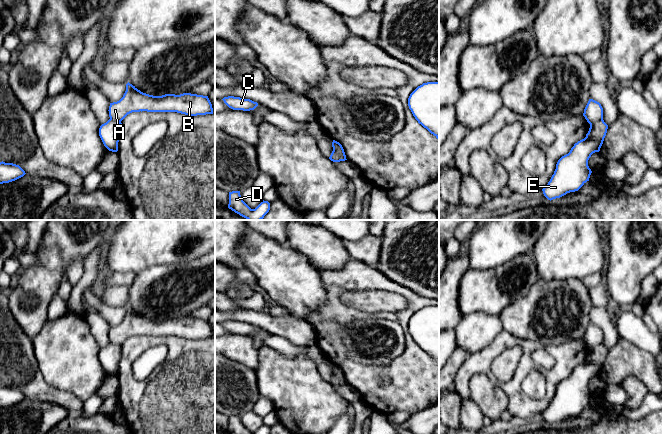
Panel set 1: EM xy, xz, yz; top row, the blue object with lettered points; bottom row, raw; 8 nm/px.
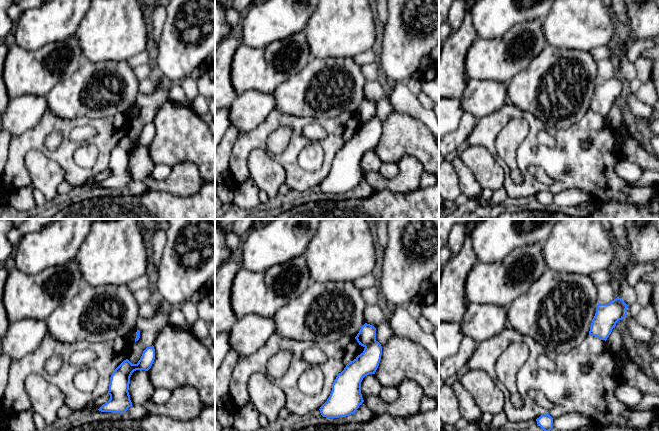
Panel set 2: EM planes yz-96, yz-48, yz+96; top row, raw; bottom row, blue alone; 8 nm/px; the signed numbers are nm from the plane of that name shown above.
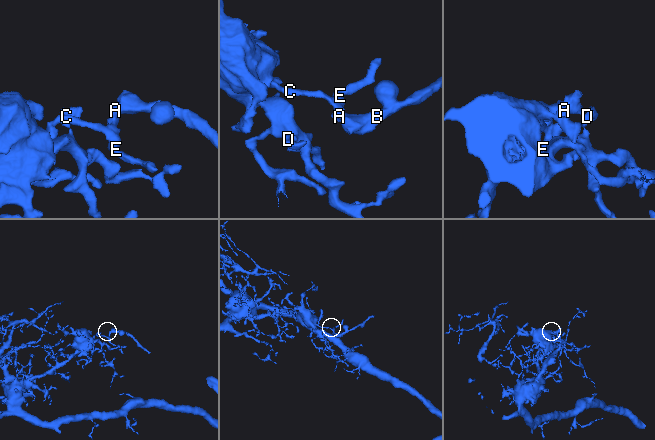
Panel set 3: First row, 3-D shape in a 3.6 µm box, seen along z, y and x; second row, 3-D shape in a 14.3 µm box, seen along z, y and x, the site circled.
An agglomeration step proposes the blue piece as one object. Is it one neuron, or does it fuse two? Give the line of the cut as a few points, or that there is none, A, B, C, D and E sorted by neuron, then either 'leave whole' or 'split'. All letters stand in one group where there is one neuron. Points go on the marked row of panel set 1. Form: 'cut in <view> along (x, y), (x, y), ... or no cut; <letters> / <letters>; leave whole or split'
cut in yz along (602, 118), (590, 124); A B / C D E; split

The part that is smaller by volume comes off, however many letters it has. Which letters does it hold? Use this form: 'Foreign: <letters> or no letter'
Foreign: A, B

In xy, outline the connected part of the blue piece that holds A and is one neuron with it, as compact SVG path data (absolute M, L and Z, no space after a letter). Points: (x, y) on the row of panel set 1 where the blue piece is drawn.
M129 82L123 97L110 103L108 111L110 119L115 121L122 121L128 114L140 111L177 112L190 116L213 114L208 96L191 93L153 96L141 92Z

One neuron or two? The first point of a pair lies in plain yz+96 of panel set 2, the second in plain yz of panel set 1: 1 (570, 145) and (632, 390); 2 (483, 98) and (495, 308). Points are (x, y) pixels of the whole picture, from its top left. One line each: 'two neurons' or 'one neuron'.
1: two neurons
2: two neurons

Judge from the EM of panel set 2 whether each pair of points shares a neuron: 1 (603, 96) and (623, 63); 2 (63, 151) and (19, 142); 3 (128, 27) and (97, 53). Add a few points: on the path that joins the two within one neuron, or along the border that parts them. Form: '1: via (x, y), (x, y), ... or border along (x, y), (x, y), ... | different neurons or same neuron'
1: via (611, 88), (623, 76), (623, 71) | same neuron
2: via (52, 152), (47, 152), (37, 142), (30, 142) | same neuron
3: via (120, 30), (105, 45) | same neuron

